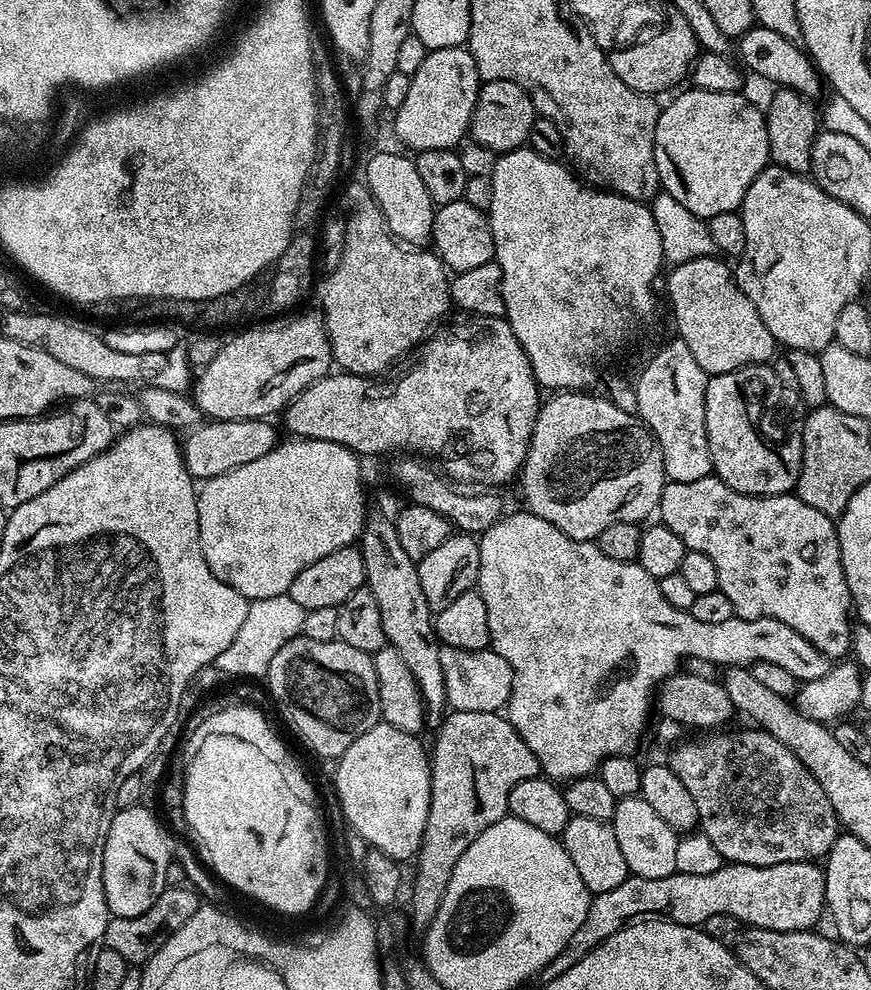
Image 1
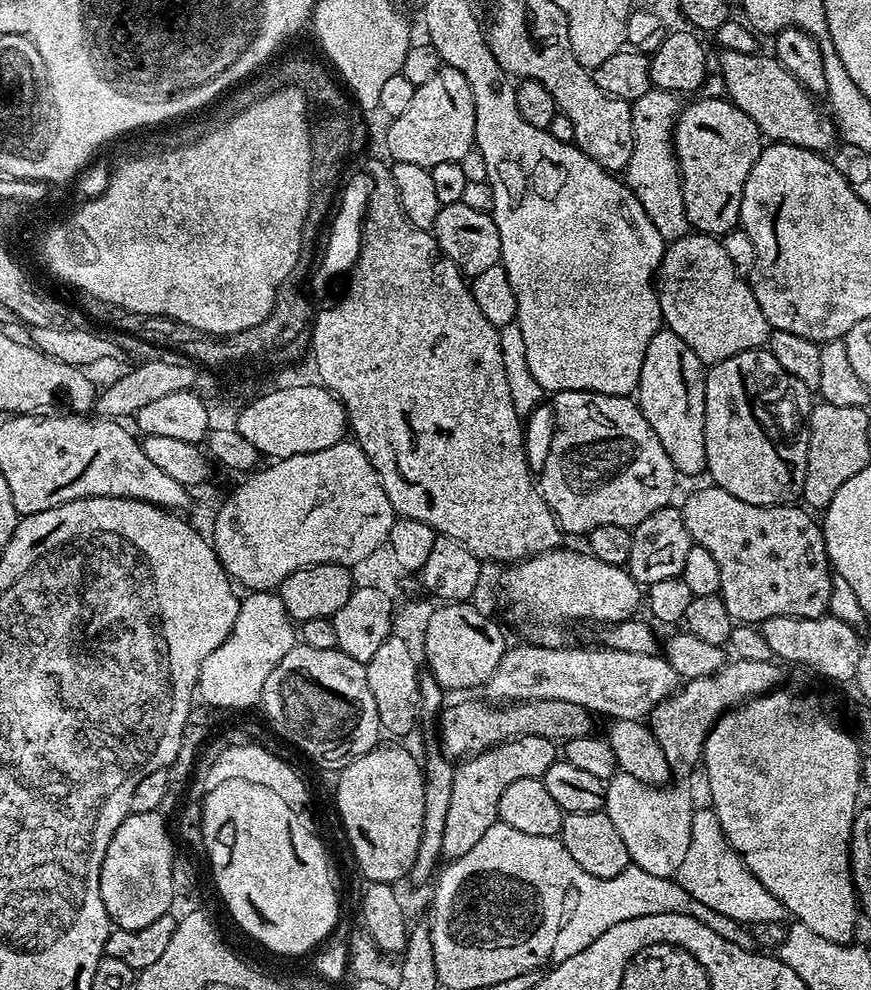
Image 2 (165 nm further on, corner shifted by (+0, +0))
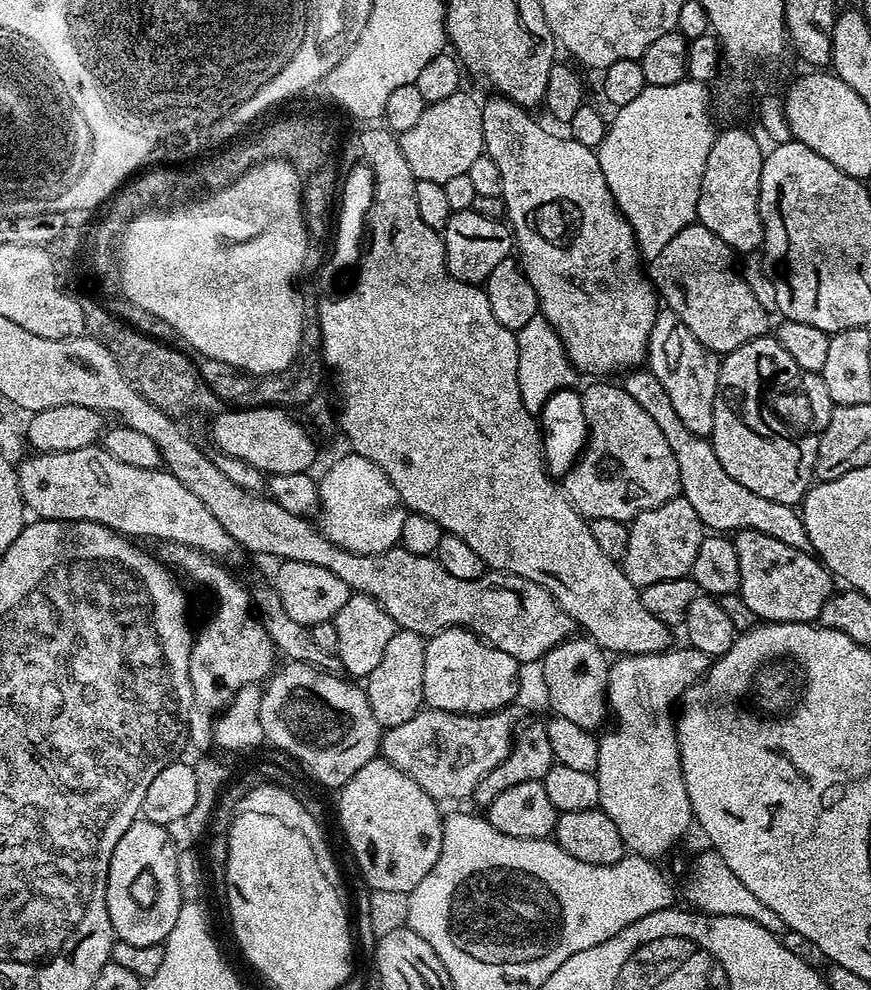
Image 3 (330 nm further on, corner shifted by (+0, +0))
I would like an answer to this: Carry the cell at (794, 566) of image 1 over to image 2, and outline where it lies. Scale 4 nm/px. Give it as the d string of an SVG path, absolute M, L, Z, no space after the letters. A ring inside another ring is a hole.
M707 487L698 489L682 504L682 511L693 544L702 546L702 550L710 550L711 556L718 561L718 570L722 570L722 586L718 594L726 602L726 610L730 610L733 621L759 626L775 616L818 618L825 615L834 572L828 563L824 529L817 517L815 520L811 511L800 506L754 506L742 502L742 498L734 498L734 494L726 494L726 490Z

